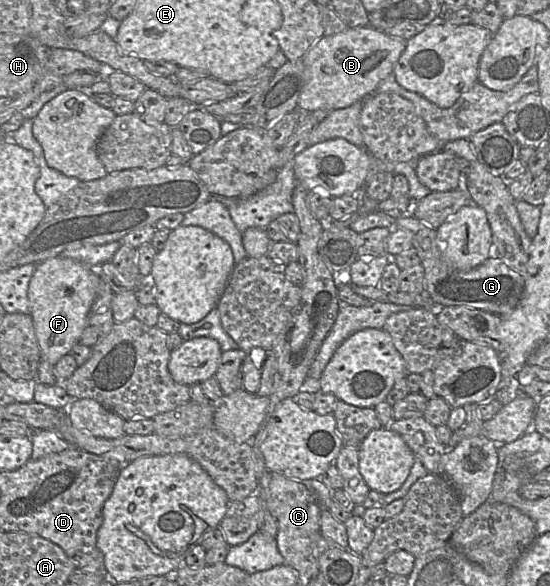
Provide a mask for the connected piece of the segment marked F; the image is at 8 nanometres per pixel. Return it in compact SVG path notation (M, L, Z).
M57 256L36 265L29 281L28 300L41 359L54 366L79 343L97 289L98 269L95 271L72 258Z

